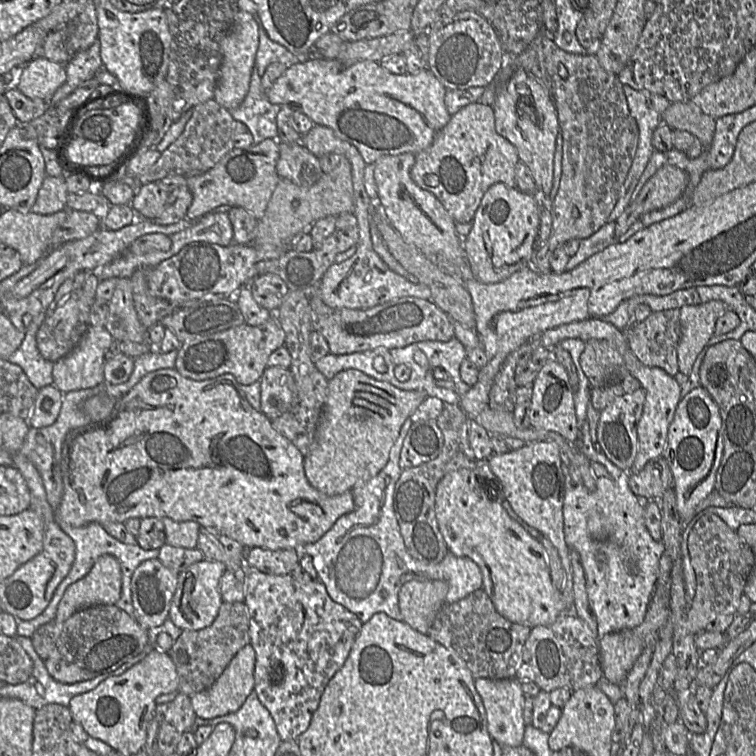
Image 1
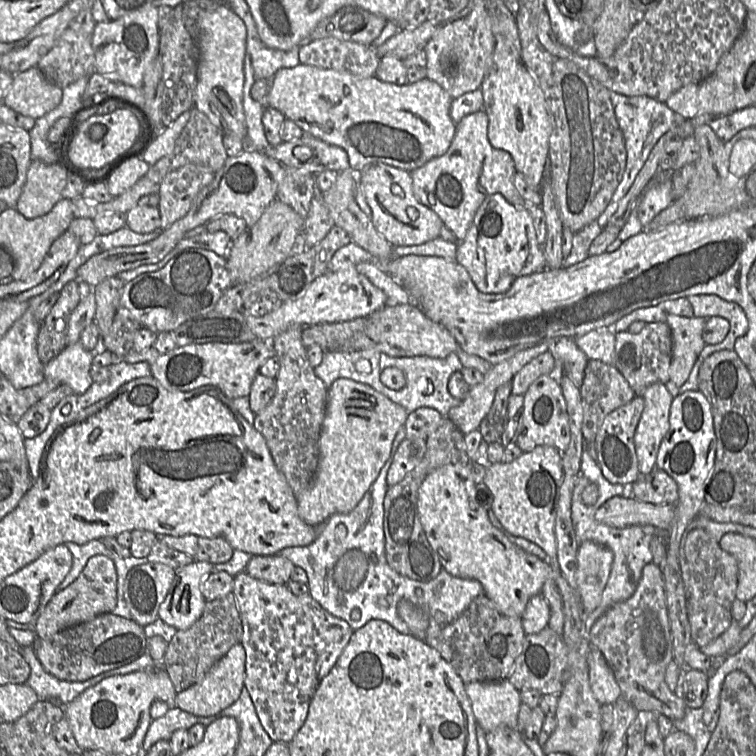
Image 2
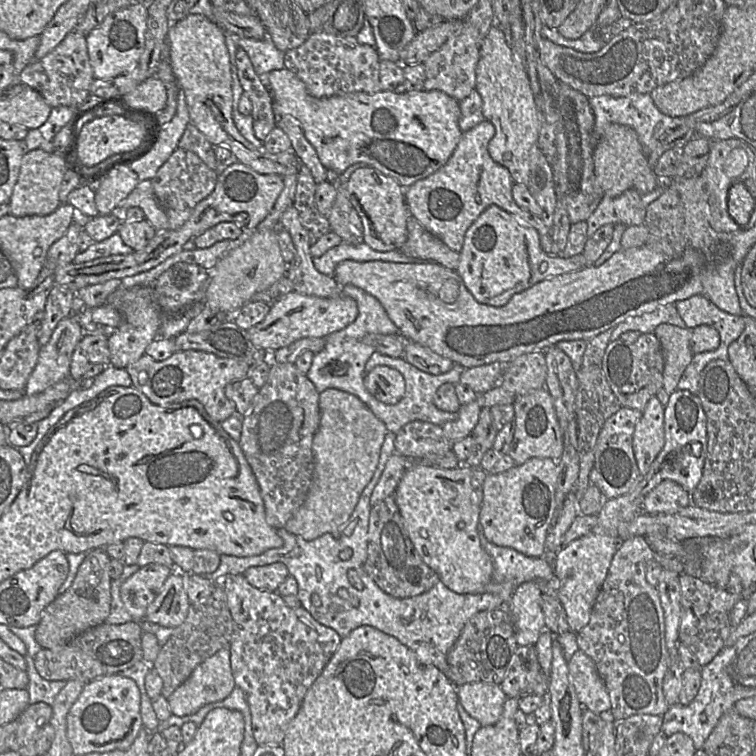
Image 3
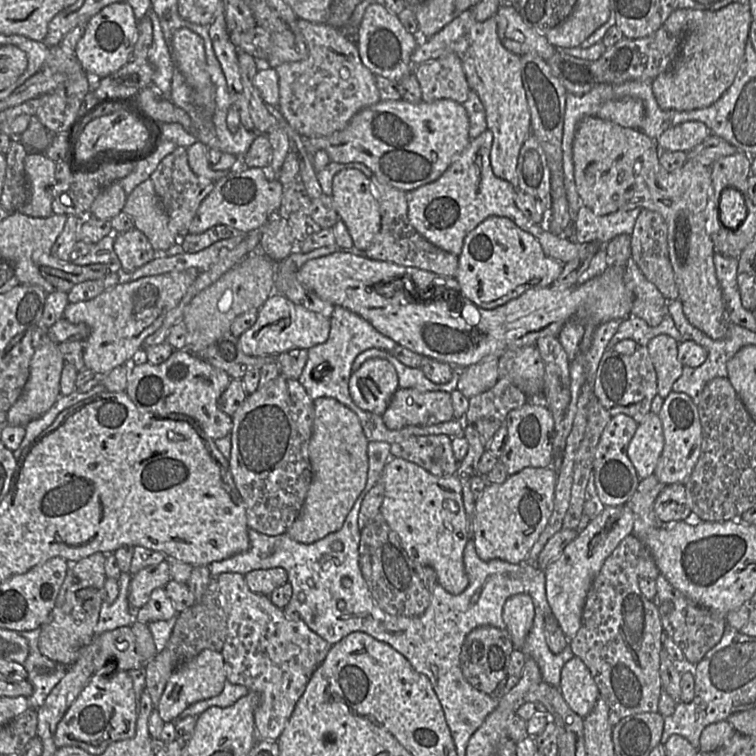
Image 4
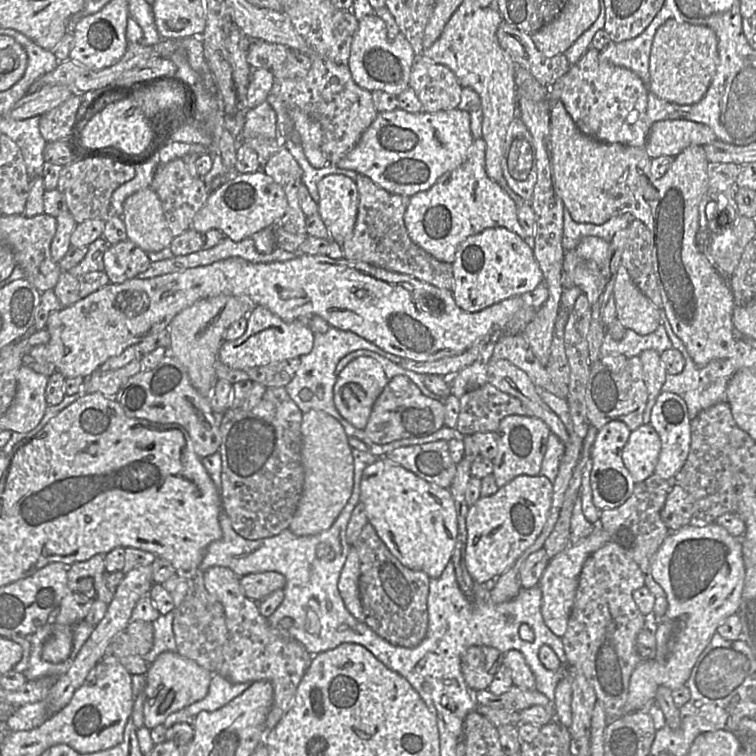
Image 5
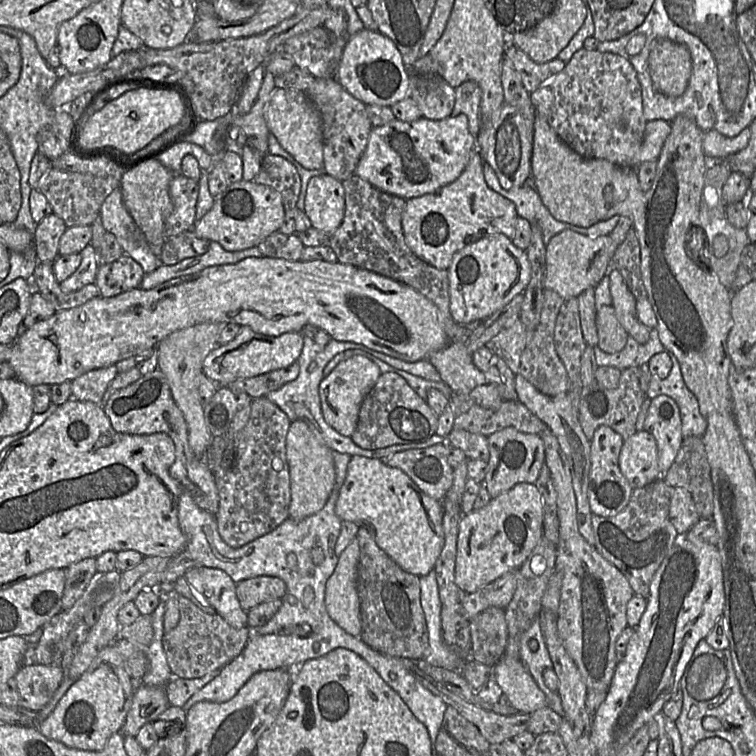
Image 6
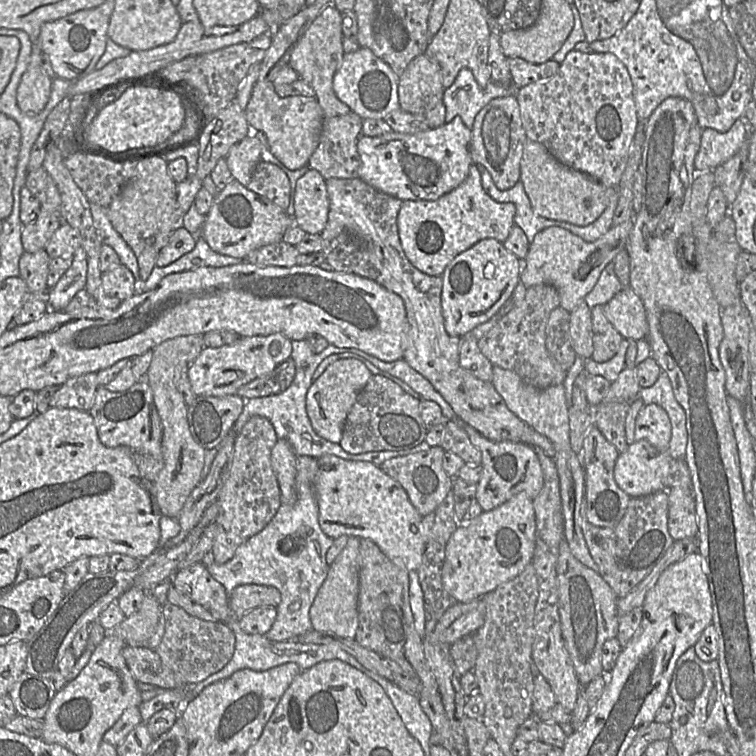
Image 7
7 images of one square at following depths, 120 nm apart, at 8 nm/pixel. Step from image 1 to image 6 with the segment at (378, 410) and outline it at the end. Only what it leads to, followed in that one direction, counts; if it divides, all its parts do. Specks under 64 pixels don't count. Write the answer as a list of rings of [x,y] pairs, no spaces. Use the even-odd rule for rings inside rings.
[[[302,420],[291,423],[286,437],[286,456],[290,473],[291,501],[289,517],[302,520],[319,512],[335,486],[336,471],[333,451]]]

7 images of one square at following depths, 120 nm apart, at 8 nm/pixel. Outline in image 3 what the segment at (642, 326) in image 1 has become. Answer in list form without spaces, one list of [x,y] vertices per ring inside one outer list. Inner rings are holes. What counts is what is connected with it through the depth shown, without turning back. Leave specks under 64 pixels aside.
[[[654,332],[641,334],[633,343],[626,343],[620,338],[610,341],[601,369],[621,407],[643,412],[650,398],[663,386],[664,354],[661,344]]]

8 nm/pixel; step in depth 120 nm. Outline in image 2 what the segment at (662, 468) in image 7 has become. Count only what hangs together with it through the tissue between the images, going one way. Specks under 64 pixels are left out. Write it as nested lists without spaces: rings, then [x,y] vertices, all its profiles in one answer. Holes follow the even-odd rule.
[[[654,383],[643,393],[644,410],[634,434],[640,475],[656,467],[657,454],[668,429],[670,407],[674,397],[663,383]]]

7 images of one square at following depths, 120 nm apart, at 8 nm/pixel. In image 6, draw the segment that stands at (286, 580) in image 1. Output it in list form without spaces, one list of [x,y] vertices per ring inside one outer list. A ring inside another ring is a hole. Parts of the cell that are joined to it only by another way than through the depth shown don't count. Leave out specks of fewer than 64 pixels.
[[[194,566],[184,574],[191,587],[199,593],[216,613],[220,615],[232,627],[241,629],[248,627],[248,613],[243,610],[236,593],[237,584],[223,570],[205,566]]]

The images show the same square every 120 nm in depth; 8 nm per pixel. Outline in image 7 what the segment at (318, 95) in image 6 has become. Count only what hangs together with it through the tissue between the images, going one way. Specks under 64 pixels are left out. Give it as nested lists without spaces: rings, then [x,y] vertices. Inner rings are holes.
[[[352,111],[342,116],[324,117],[318,146],[311,155],[307,167],[318,171],[326,180],[358,178],[360,155],[357,144],[363,136],[362,126],[363,119]]]

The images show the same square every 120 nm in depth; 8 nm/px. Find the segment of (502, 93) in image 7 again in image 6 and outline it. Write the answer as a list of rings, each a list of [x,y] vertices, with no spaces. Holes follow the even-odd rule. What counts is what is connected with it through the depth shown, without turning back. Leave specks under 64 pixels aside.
[[[465,81],[455,88],[455,104],[450,116],[465,114],[469,122],[469,131],[476,138],[481,128],[482,93],[475,81]]]

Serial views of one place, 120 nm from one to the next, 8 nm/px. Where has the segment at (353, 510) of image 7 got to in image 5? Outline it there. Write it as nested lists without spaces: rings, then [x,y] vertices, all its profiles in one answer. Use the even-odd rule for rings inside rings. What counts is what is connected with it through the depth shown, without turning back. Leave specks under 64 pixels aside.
[[[378,458],[363,471],[360,502],[365,506],[368,523],[375,528],[390,552],[404,566],[425,572],[430,578],[439,578],[442,575],[451,562],[458,536],[457,510],[449,489],[429,483],[390,460]]]

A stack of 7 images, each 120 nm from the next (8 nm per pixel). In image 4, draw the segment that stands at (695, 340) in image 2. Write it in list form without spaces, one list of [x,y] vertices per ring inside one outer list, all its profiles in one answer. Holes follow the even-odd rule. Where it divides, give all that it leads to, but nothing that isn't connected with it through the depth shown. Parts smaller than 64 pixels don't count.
[[[661,334],[649,341],[647,349],[657,375],[657,395],[666,398],[672,392],[673,383],[681,376],[683,364],[678,359],[679,343]]]

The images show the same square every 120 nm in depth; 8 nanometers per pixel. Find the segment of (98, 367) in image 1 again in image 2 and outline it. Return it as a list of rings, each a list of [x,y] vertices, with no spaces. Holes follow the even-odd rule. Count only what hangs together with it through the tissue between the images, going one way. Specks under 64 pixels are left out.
[[[79,341],[68,345],[59,355],[45,364],[45,380],[67,385],[72,389],[74,394],[84,393],[93,383],[91,367],[94,353],[95,352],[84,349]]]

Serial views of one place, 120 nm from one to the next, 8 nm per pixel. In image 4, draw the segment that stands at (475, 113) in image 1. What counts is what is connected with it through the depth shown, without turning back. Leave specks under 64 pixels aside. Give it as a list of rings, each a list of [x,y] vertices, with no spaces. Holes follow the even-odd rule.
[[[486,129],[472,139],[453,160],[446,171],[435,181],[408,192],[408,217],[412,226],[435,246],[459,255],[466,235],[489,216],[502,216],[532,234],[541,244],[544,253],[567,264],[575,259],[585,244],[565,236],[553,234],[546,224],[536,224],[524,216],[515,204],[516,188],[507,180],[497,177],[490,163],[493,133]]]

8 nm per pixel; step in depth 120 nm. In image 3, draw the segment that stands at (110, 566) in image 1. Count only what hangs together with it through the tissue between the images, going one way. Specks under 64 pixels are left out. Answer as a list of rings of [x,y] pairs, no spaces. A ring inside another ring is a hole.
[[[105,549],[87,552],[71,586],[45,608],[36,625],[35,640],[42,648],[61,647],[76,635],[105,622],[111,605],[110,560]]]

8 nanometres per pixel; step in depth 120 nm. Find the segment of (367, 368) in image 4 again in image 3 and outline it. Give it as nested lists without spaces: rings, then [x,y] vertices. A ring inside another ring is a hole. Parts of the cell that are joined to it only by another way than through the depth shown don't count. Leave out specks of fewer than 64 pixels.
[[[377,366],[364,377],[364,387],[378,401],[394,405],[405,393],[405,380],[396,369]]]

